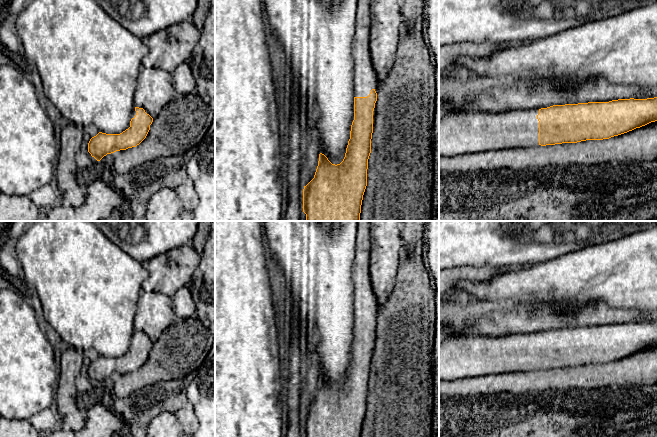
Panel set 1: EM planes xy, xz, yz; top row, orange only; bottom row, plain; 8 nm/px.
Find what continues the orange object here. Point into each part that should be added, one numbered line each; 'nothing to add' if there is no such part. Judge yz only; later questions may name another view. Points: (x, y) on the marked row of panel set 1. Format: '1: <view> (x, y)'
1: yz (460, 132)

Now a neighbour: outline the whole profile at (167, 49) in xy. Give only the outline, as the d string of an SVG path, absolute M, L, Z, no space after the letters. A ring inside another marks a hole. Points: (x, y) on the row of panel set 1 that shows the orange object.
M189 20L144 38L148 53L143 58L143 67L160 68L172 73L177 66L190 60L200 37L201 30Z

